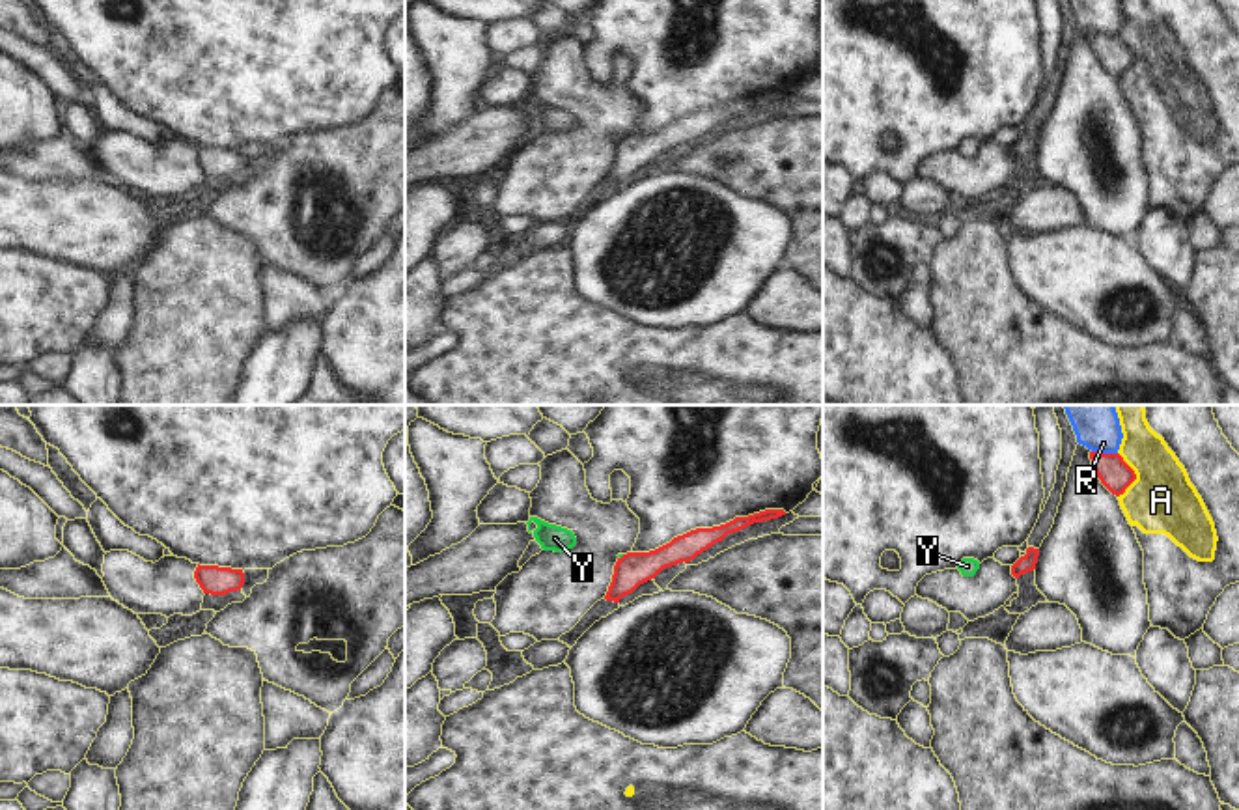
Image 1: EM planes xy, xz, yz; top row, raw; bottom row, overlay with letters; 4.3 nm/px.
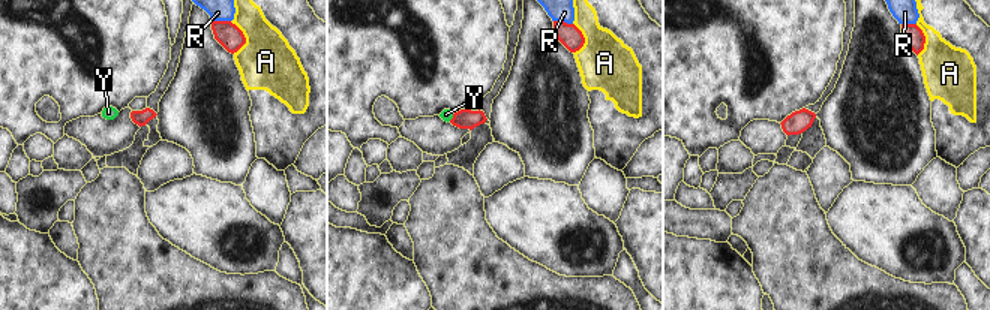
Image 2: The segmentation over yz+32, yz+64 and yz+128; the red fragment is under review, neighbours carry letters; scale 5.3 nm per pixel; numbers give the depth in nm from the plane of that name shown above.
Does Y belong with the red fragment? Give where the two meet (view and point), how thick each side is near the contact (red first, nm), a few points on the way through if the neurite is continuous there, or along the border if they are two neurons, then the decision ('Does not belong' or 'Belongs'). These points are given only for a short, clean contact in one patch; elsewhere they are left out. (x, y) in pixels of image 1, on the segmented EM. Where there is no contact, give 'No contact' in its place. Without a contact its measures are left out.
Touches red at xz (622, 557). Thickness 150 nm (red) against 20 nm. Boundary: xz (624, 555), (620, 558). Does not belong

